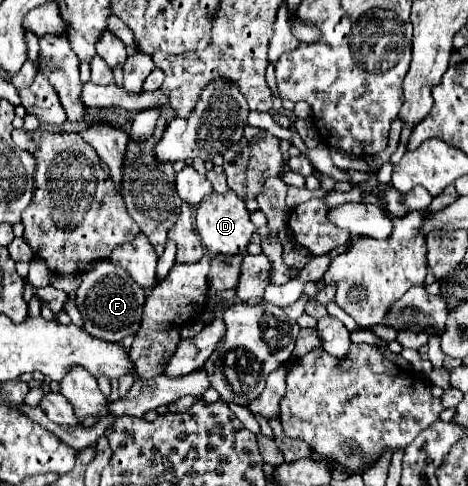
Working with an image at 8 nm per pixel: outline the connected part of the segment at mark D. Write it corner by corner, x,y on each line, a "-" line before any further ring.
215,191
209,193
199,203
195,211
195,221
197,221
197,233
201,237
203,247
215,255
245,255
251,235
255,233
255,225
249,219
245,201
239,199
233,191
227,191
225,195
219,195

